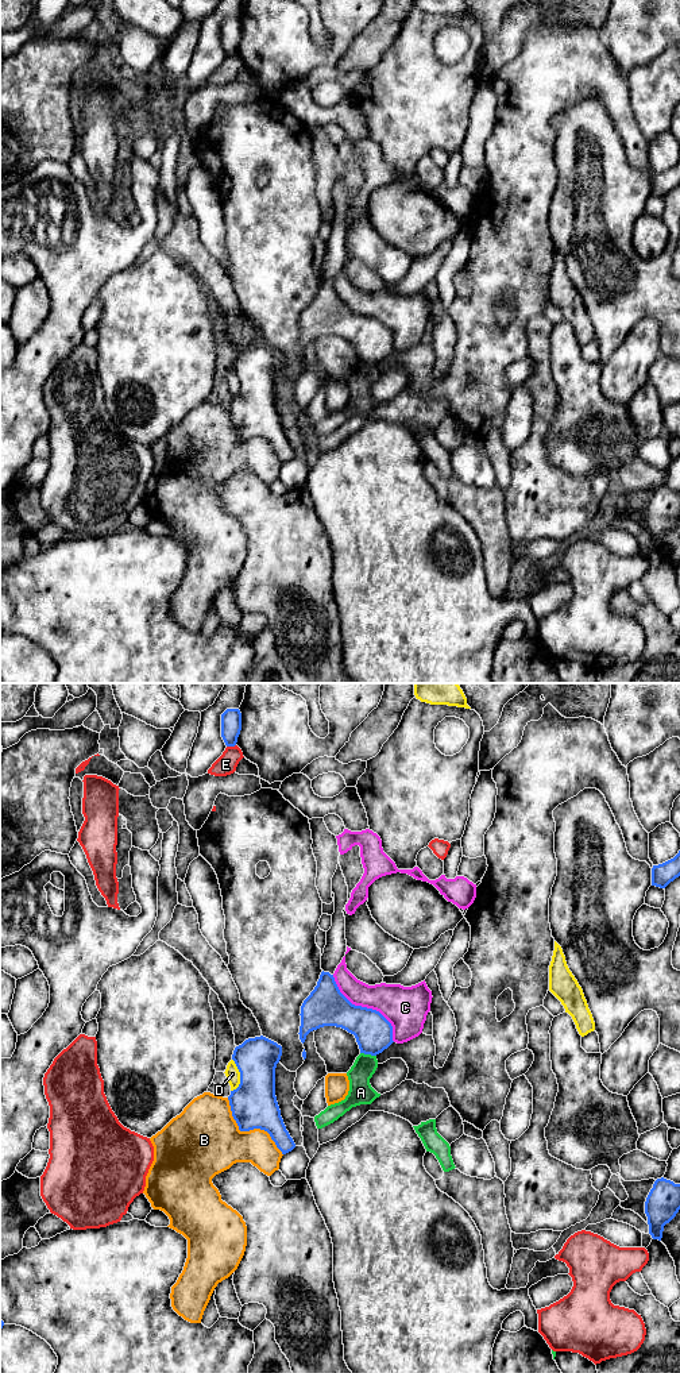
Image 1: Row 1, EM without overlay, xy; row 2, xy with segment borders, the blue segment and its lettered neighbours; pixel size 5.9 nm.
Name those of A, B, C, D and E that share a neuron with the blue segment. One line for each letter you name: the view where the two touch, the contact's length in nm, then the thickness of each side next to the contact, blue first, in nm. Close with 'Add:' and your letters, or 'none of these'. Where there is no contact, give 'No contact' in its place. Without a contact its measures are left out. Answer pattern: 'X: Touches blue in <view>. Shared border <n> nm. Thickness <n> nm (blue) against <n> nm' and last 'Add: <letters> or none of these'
Add: none of these

